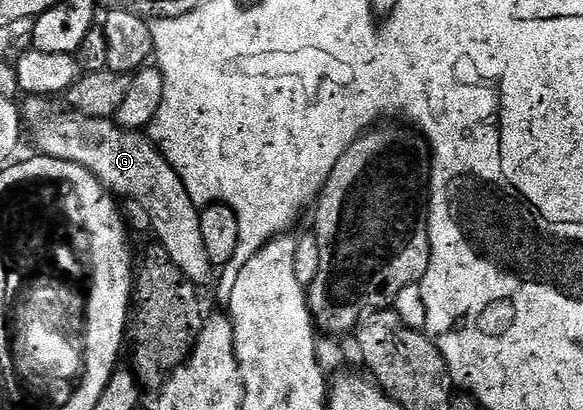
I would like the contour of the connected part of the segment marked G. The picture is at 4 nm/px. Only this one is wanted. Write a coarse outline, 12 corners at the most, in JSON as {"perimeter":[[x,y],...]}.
{"perimeter":[[25,102],[41,154],[131,195],[153,238],[199,285],[212,268],[201,210],[149,137]]}

